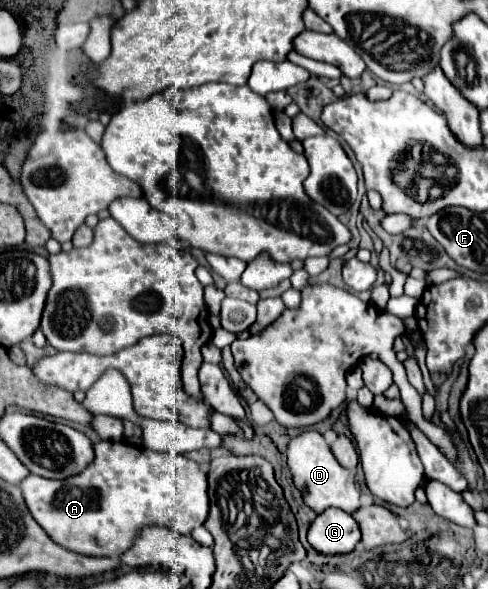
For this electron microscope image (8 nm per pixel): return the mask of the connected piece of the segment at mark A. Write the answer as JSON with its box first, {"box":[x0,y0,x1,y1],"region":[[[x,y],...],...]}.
{"box":[21,441,209,557],"region":[[[101,441],[95,445],[95,461],[83,471],[83,475],[75,475],[73,479],[65,479],[65,481],[51,481],[51,479],[45,479],[45,477],[39,477],[39,475],[27,475],[23,481],[21,481],[21,489],[23,489],[23,497],[25,497],[25,503],[31,511],[31,515],[35,517],[35,521],[47,531],[47,535],[55,541],[55,543],[61,543],[63,547],[67,549],[73,549],[77,553],[83,553],[83,555],[105,555],[105,557],[119,557],[121,553],[125,553],[139,529],[147,527],[147,525],[167,525],[171,529],[175,529],[177,533],[181,535],[189,535],[191,529],[199,527],[205,523],[207,519],[207,513],[209,513],[209,497],[207,497],[207,473],[199,469],[199,463],[195,463],[193,459],[187,459],[185,455],[181,453],[157,453],[157,451],[151,451],[147,447],[137,447],[137,445],[129,445],[129,443],[117,443],[117,441]]]}

